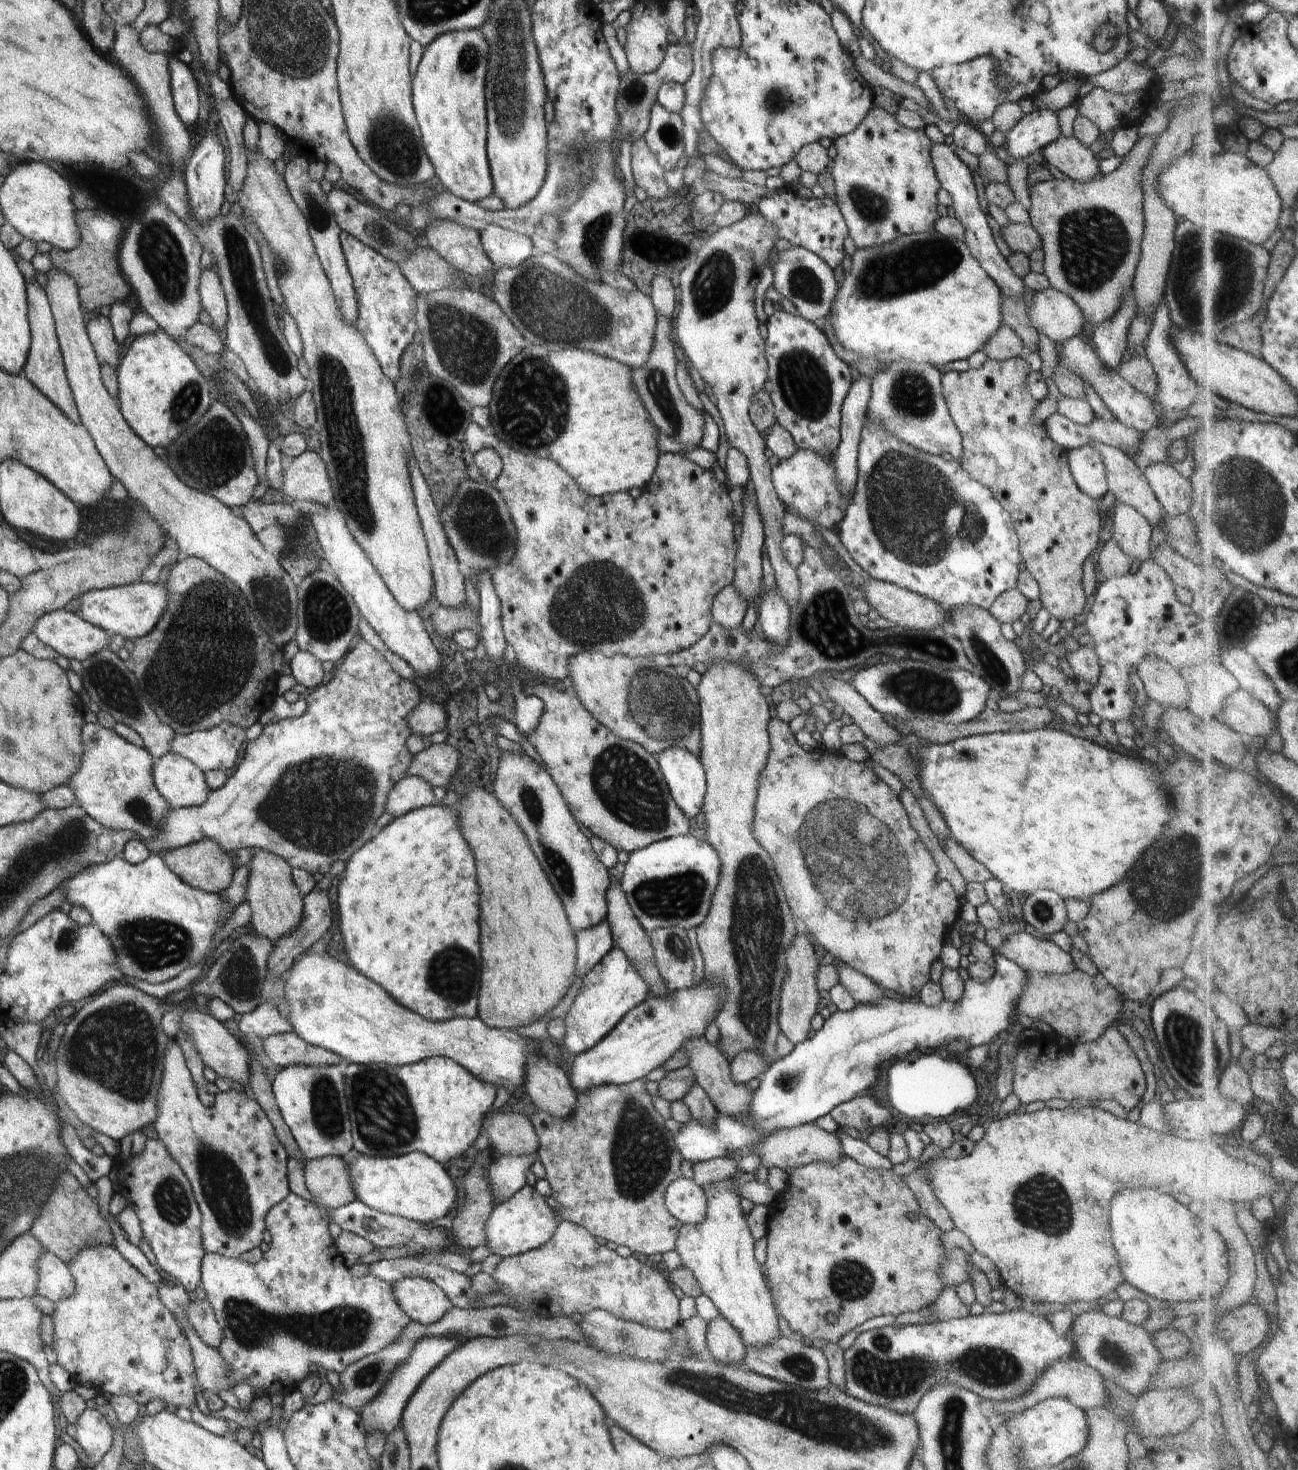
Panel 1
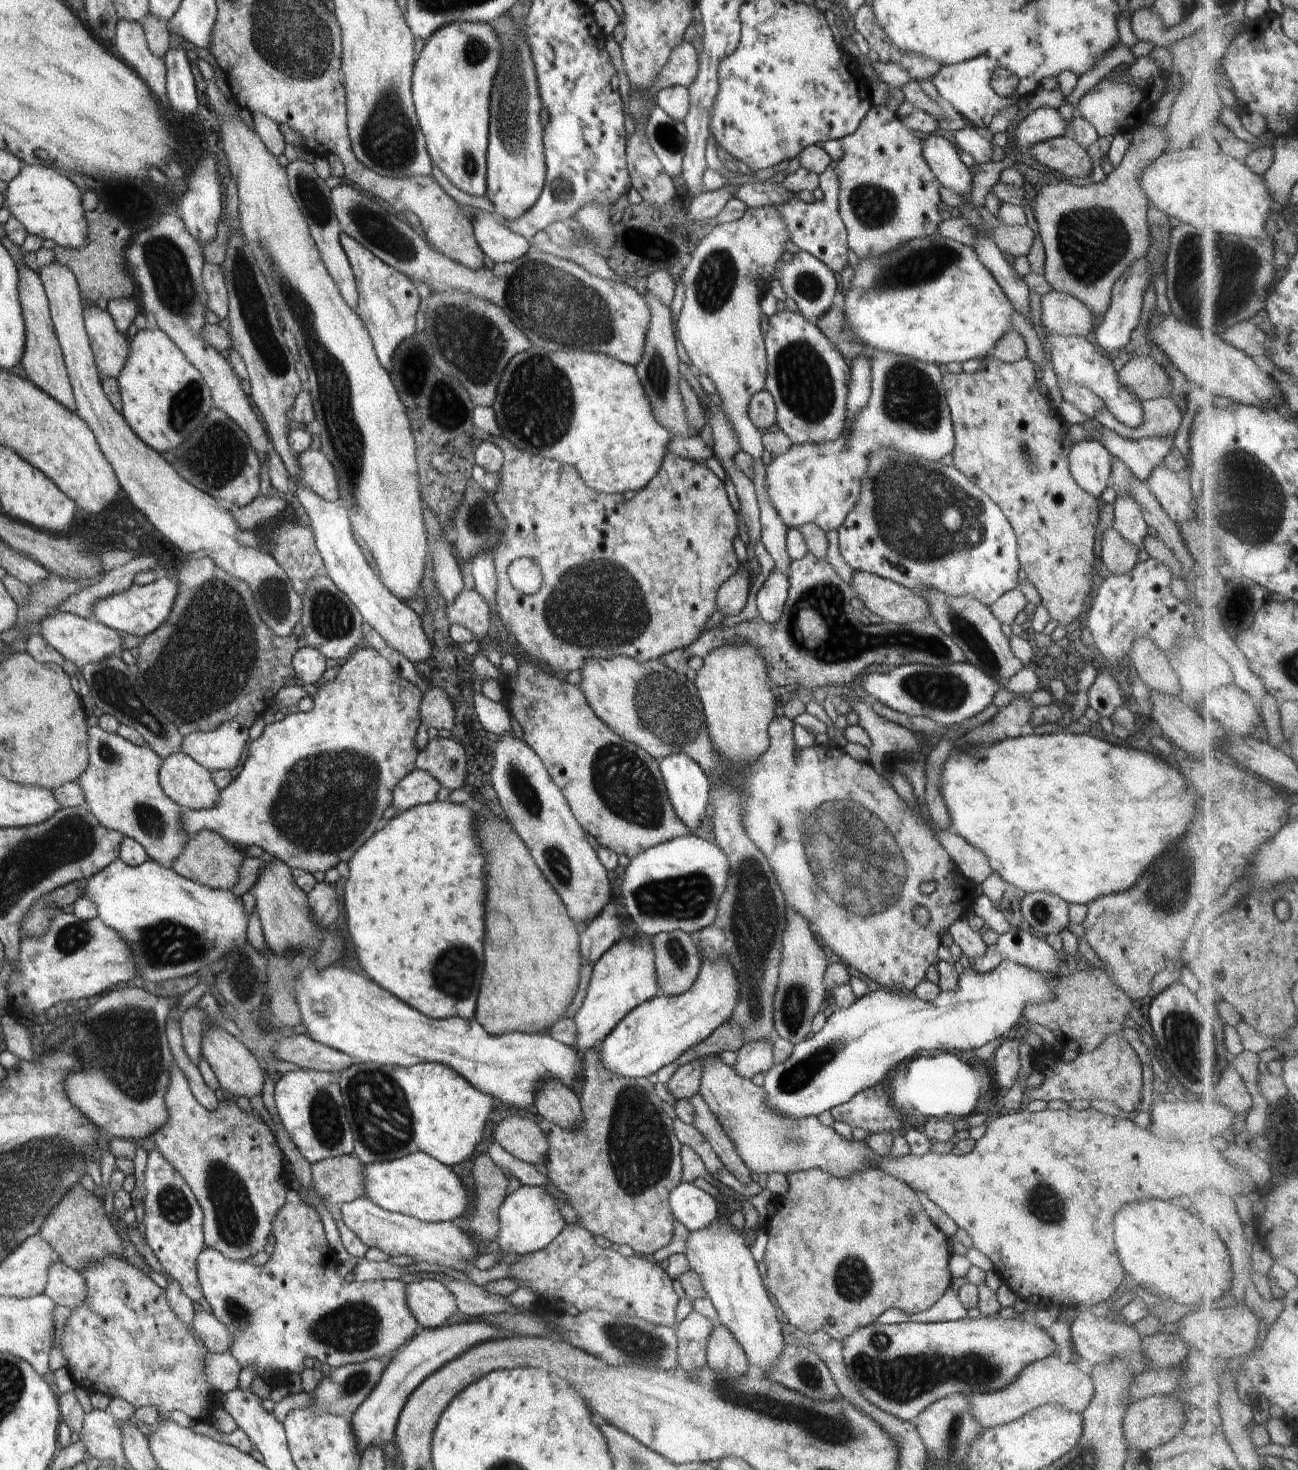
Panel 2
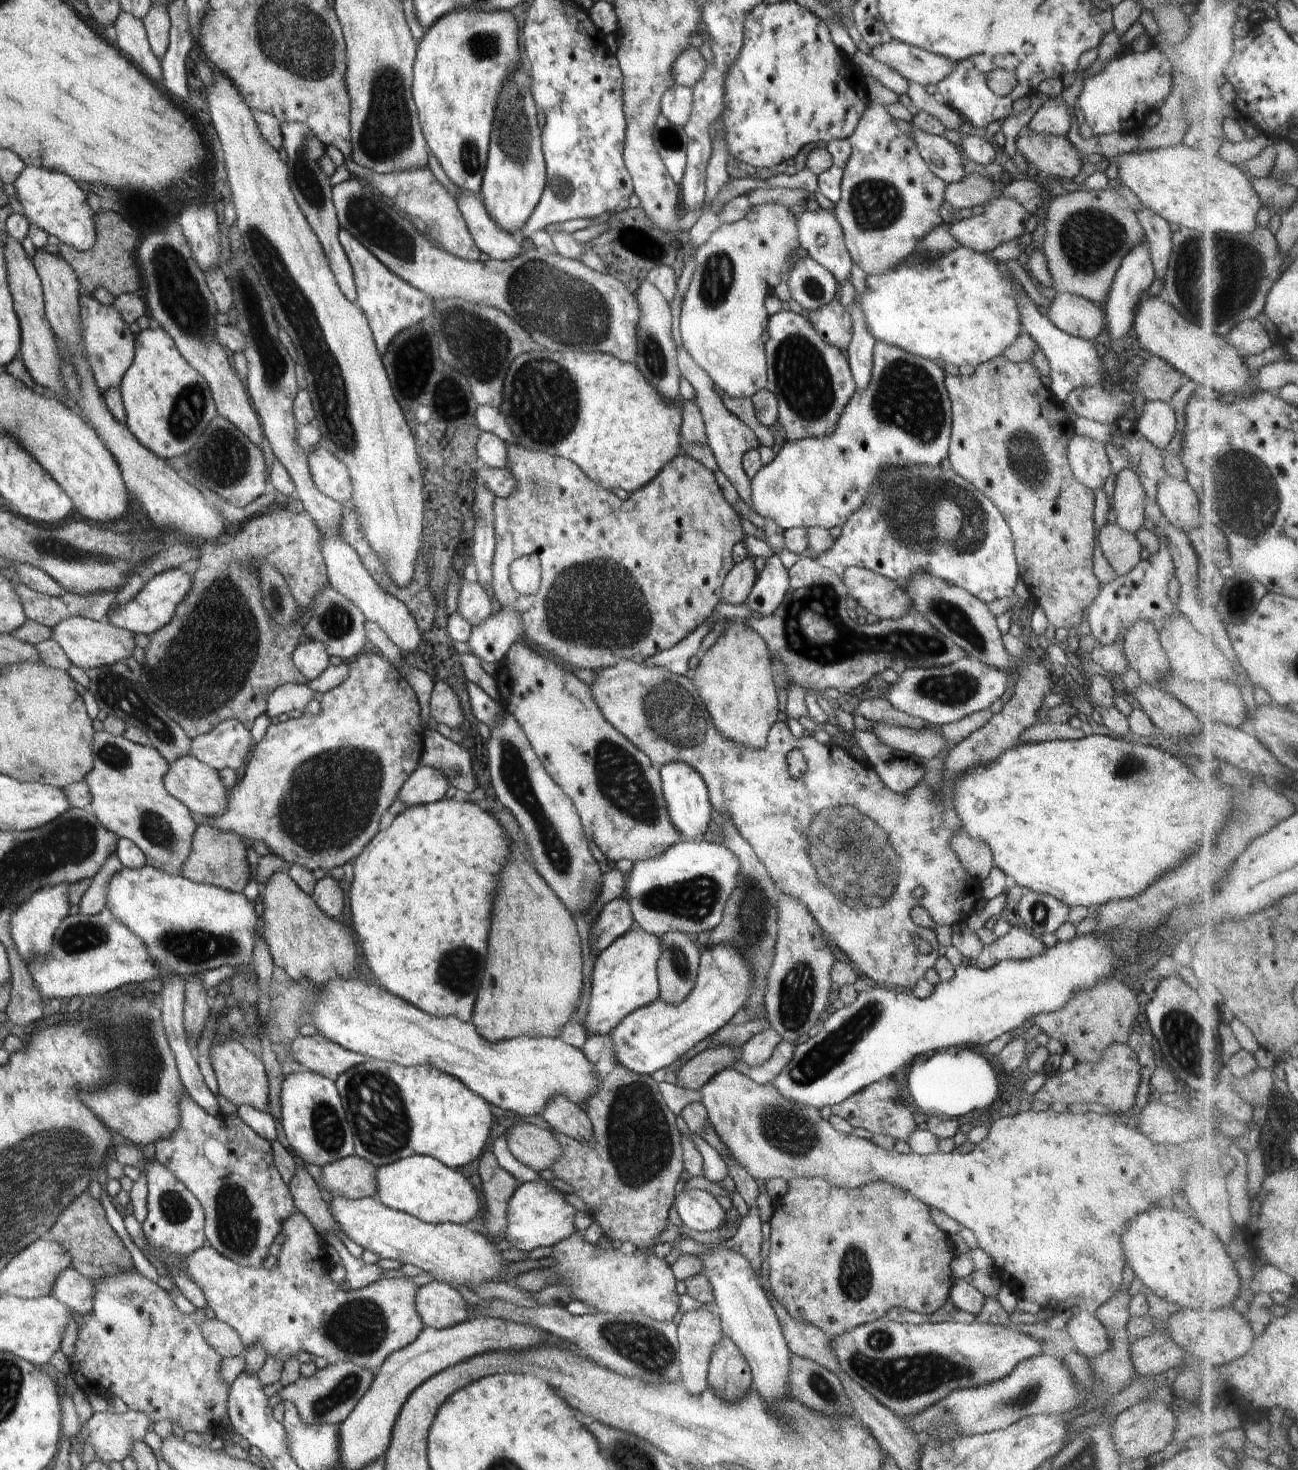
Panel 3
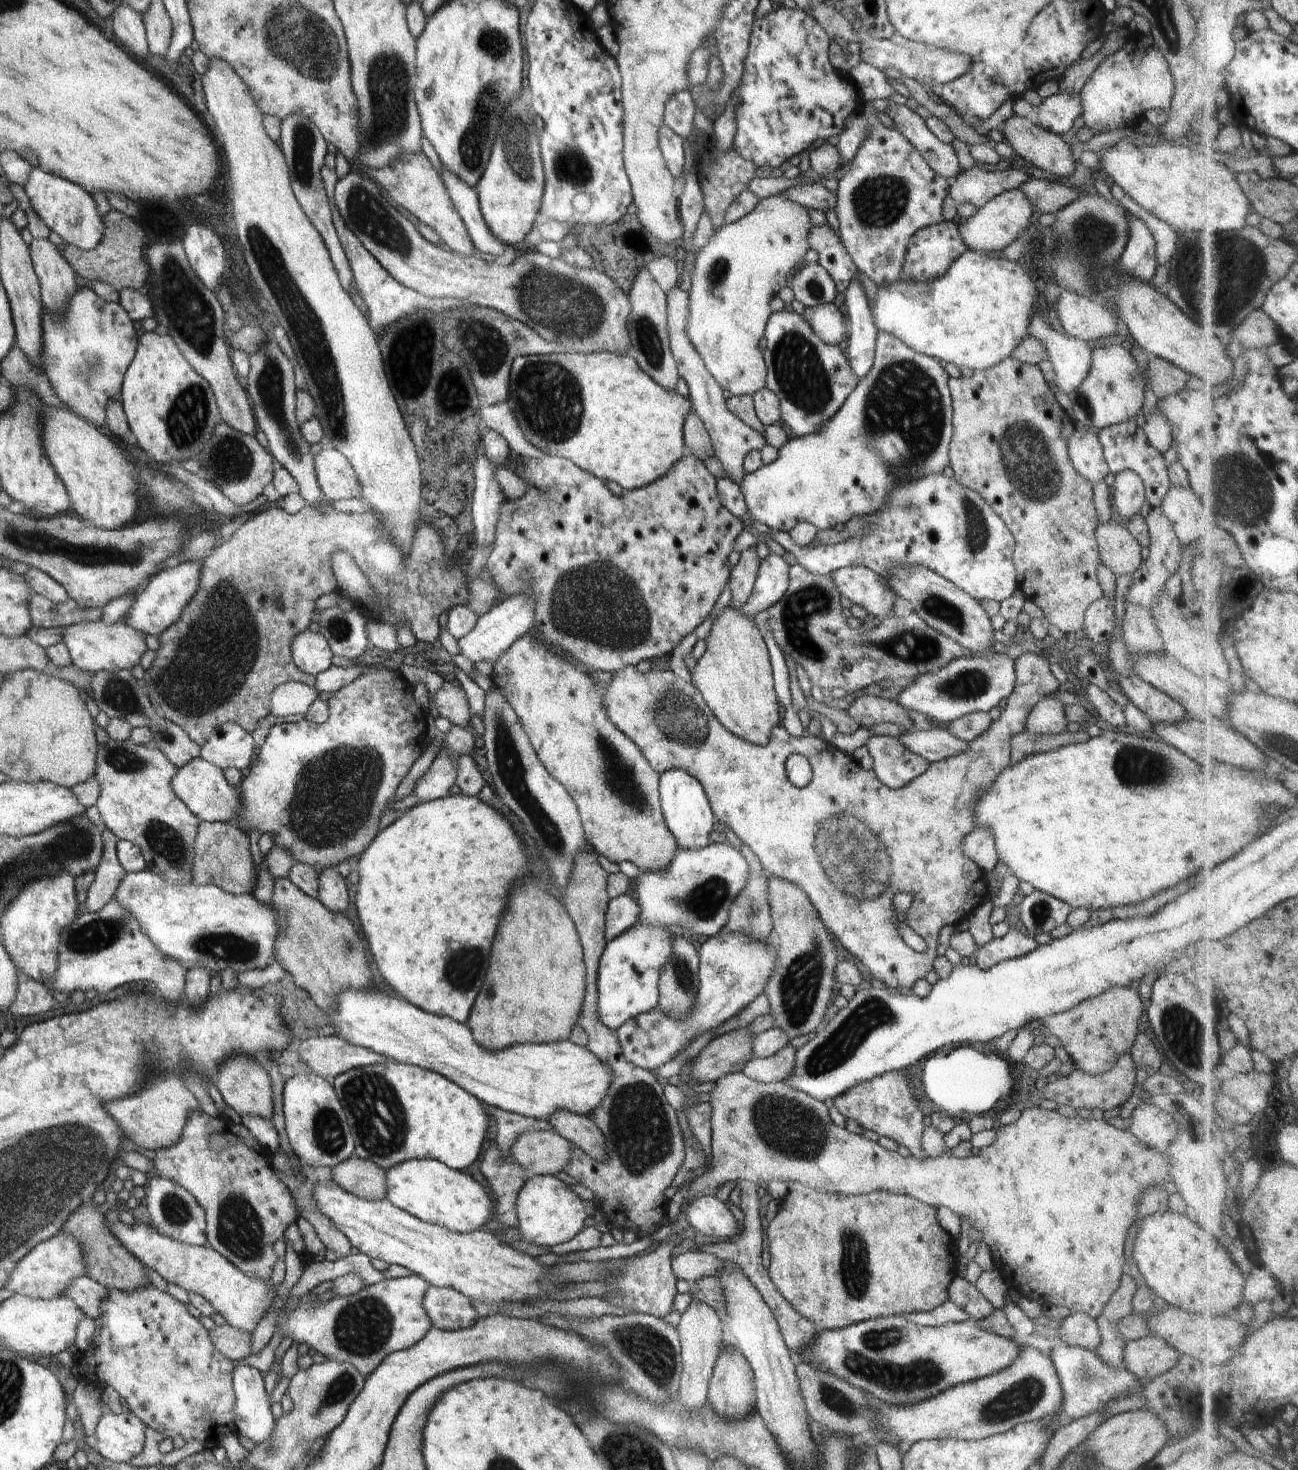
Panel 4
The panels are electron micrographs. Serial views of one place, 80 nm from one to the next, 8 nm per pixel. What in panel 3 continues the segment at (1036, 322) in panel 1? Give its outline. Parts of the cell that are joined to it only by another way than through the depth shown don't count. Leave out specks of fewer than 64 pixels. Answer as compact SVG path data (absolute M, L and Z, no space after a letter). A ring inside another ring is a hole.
M1058 293L1048 306L1048 320L1066 334L1094 341L1106 328L1100 306L1070 293Z

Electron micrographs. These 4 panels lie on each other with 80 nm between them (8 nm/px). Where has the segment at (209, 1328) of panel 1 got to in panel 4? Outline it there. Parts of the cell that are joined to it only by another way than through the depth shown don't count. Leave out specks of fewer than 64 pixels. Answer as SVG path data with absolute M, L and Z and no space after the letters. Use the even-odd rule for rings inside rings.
M226 1324L208 1330L212 1344L231 1361L239 1361L252 1353L251 1334Z

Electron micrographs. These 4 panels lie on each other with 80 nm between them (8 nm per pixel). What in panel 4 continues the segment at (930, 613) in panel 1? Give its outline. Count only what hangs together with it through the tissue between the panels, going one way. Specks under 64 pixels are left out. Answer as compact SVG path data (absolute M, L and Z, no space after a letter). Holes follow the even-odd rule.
M850 565L829 573L836 590L841 592L841 596L848 598L850 602L859 604L864 610L878 618L890 617L893 614L893 604L897 597L895 592L890 590L884 578L876 574L873 570L862 565Z

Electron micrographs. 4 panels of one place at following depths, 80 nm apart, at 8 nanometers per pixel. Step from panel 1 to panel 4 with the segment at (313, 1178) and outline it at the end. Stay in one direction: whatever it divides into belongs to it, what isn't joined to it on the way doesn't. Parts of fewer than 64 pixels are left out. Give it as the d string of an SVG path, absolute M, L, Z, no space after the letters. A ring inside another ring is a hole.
M352 1156L332 1167L332 1181L349 1193L369 1201L387 1198L385 1170L358 1156Z

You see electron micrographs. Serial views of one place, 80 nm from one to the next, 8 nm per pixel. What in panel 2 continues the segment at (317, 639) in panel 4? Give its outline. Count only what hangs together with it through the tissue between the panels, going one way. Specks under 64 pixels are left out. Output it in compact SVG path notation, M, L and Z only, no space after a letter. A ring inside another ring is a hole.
M300 646L294 654L292 667L296 678L304 681L308 688L311 684L319 684L322 680L324 672L327 670L326 658L316 648Z

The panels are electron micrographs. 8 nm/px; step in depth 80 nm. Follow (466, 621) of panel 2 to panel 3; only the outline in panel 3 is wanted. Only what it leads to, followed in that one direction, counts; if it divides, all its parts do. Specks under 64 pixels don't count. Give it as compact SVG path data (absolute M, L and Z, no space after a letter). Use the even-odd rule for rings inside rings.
M462 579L458 595L456 611L462 615L472 627L491 616L491 603L484 587L478 581Z

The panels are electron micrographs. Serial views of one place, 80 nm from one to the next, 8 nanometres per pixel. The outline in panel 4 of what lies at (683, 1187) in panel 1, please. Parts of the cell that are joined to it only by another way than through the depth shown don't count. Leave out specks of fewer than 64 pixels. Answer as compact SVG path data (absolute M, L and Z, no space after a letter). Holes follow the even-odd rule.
M700 1195L692 1199L686 1208L686 1218L696 1232L706 1236L727 1241L740 1232L732 1212L716 1196Z

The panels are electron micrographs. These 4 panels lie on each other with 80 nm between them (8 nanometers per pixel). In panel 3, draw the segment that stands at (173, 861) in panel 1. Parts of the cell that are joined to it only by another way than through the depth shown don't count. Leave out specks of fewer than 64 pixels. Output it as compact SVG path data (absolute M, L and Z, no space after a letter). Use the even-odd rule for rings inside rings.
M199 821L191 842L191 853L183 866L182 876L195 883L214 885L233 893L242 893L251 880L247 849L248 844L241 836Z

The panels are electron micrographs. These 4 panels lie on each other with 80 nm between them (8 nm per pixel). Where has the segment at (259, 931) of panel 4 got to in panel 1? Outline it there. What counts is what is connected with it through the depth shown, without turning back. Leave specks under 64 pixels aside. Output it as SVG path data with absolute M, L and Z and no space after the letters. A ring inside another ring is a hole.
M154 853L136 865L126 862L119 855L108 862L86 866L78 874L72 874L72 878L60 882L58 888L64 890L66 903L72 908L82 906L88 910L92 923L100 928L104 938L108 938L116 956L114 964L122 976L126 979L145 980L150 984L168 982L188 966L198 964L210 952L216 932L224 928L231 918L228 916L230 908L220 900L218 893L208 894L184 884Z

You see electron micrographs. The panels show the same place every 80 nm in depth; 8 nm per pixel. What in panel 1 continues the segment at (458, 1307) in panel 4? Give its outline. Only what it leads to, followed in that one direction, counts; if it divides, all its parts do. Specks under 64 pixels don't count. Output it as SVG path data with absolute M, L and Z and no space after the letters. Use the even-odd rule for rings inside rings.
M408 1276L392 1282L392 1296L400 1310L415 1322L433 1324L453 1308L446 1294L426 1278Z

